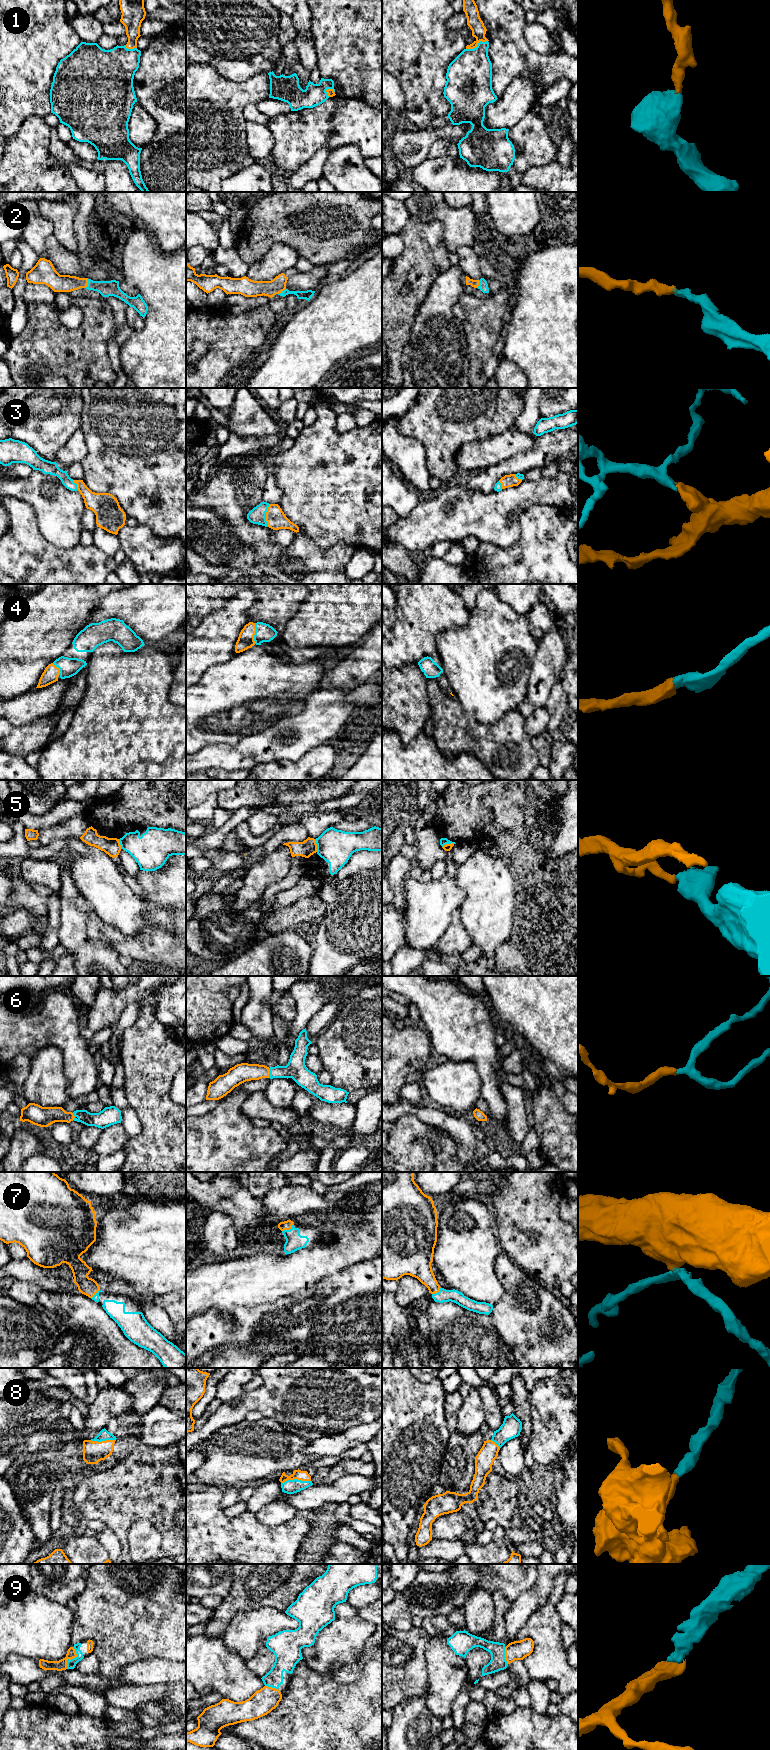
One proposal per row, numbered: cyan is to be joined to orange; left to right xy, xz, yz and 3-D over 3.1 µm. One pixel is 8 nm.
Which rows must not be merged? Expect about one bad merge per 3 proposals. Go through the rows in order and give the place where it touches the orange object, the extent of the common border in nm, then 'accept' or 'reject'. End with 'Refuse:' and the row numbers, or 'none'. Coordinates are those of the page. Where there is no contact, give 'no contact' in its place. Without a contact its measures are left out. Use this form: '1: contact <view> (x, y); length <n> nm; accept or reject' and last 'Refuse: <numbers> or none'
1: contact yz (477, 44); length 190 nm; accept
2: contact xy (87, 283); length 80 nm; accept
3: contact xz (266, 515); length 190 nm; accept
4: contact xz (254, 633); length 170 nm; accept
5: contact xz (316, 845); length 110 nm; reject
6: contact xz (269, 1073); length 80 nm; accept
7: contact xz (289, 1229); length 120 nm; accept
8: contact xz (295, 1478); length 240 nm; accept
9: contact xy (72, 1658); length 190 nm; accept
Refuse: 5

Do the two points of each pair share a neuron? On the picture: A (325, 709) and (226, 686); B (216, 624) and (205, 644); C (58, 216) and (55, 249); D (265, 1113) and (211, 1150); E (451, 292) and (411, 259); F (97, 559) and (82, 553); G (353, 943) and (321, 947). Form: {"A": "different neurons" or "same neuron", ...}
{"A": "different neurons", "B": "same neuron", "C": "different neurons", "D": "different neurons", "E": "different neurons", "F": "same neuron", "G": "same neuron"}

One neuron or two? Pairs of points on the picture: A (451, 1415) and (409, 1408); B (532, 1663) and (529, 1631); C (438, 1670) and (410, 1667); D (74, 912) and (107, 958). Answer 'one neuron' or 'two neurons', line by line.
A: two neurons
B: one neuron
C: two neurons
D: one neuron

